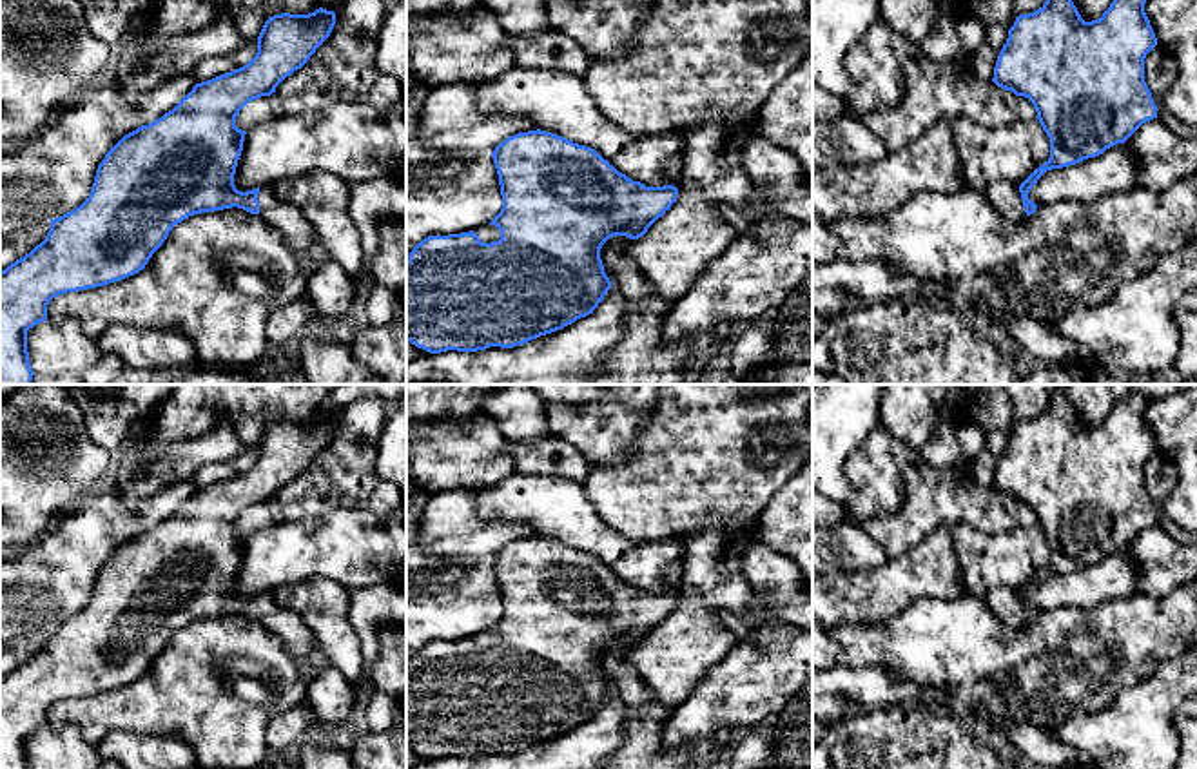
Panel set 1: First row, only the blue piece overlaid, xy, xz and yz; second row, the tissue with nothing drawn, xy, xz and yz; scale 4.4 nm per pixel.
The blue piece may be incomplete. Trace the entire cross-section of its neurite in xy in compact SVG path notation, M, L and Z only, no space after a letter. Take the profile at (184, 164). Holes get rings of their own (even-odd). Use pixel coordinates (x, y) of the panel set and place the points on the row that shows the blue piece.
M323 7L308 15L270 16L258 36L258 53L247 65L196 83L172 111L111 147L98 165L89 198L51 219L45 239L0 272L0 384L31 384L34 374L27 330L47 319L53 297L138 274L172 227L189 216L232 207L259 214L281 232L296 259L307 256L316 230L297 207L276 198L272 185L247 192L236 189L234 174L247 134L236 127L236 116L248 102L276 92L323 45L334 25L336 13Z

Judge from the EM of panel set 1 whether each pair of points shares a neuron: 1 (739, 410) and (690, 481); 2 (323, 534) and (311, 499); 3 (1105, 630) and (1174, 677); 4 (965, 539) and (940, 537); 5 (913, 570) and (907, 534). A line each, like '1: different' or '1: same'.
1: same
2: different
3: different
4: different
5: different

